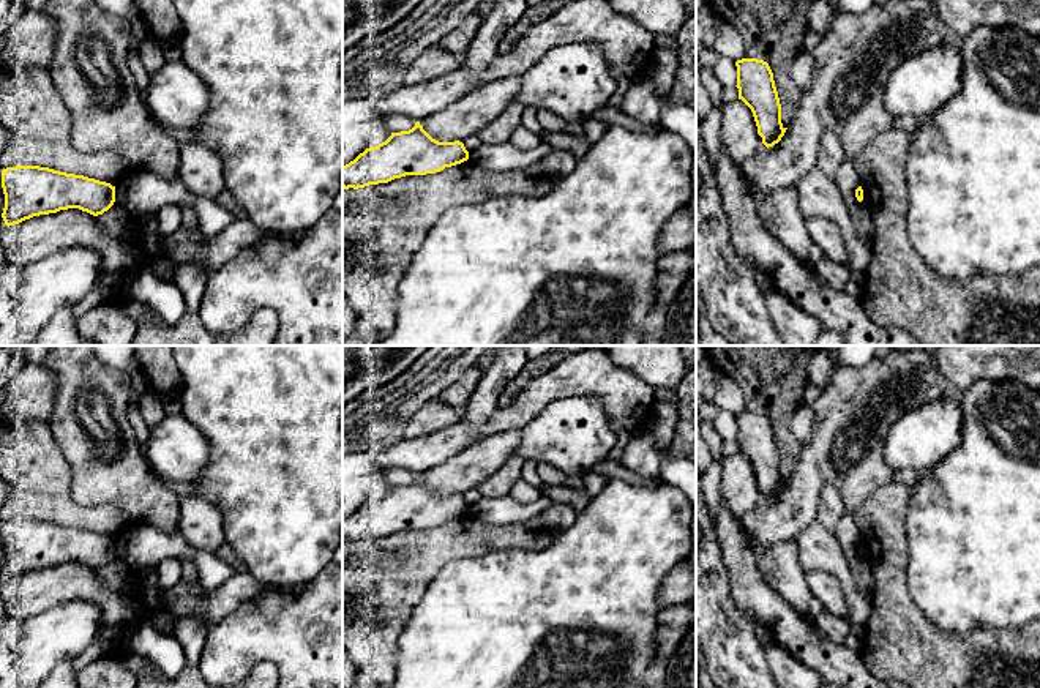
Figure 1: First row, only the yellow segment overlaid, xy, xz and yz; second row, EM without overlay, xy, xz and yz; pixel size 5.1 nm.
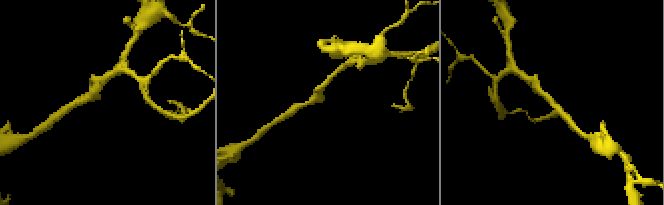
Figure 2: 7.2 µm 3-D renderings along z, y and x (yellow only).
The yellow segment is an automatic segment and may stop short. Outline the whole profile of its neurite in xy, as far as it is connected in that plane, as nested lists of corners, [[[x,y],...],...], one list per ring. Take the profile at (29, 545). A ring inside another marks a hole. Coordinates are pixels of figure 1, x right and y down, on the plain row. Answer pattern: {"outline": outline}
{"outline": [[[16,519],[2,524],[5,578],[14,579],[39,568],[79,562],[103,568],[115,555],[115,540],[84,529],[39,519]]]}

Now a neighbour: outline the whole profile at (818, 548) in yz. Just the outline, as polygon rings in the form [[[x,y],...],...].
[[[813,521],[794,540],[802,568],[833,574],[840,581],[847,601],[847,622],[865,626],[871,615],[871,603],[857,587],[836,535],[827,530],[819,521]]]

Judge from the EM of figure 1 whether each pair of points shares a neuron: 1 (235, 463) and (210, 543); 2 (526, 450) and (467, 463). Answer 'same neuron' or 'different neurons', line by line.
1: different neurons
2: different neurons

